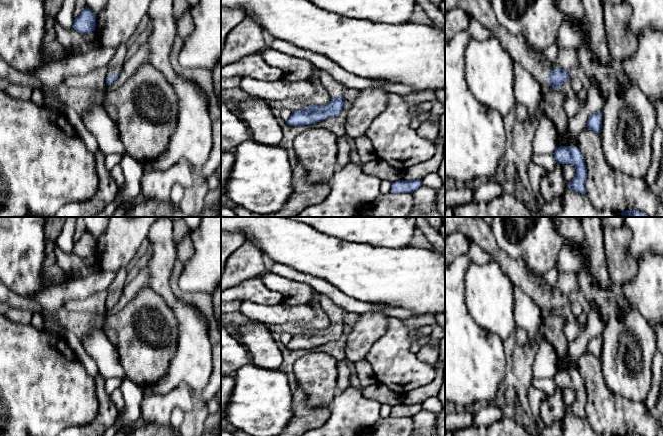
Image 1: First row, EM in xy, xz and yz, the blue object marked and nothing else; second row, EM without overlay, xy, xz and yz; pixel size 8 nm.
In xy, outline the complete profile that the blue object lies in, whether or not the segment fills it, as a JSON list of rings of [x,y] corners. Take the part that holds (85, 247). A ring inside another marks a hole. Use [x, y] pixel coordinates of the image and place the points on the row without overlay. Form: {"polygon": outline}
{"polygon": [[[87,231],[74,243],[72,252],[81,258],[87,258],[95,254],[96,239]]]}

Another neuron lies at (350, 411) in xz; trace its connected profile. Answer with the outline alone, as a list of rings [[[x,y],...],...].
[[[350,385],[334,396],[329,420],[302,436],[357,436],[363,428],[373,429],[380,419],[380,407],[376,400],[365,398],[362,389]]]

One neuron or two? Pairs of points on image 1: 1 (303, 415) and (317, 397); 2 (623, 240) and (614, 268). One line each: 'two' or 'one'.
1: two
2: one

